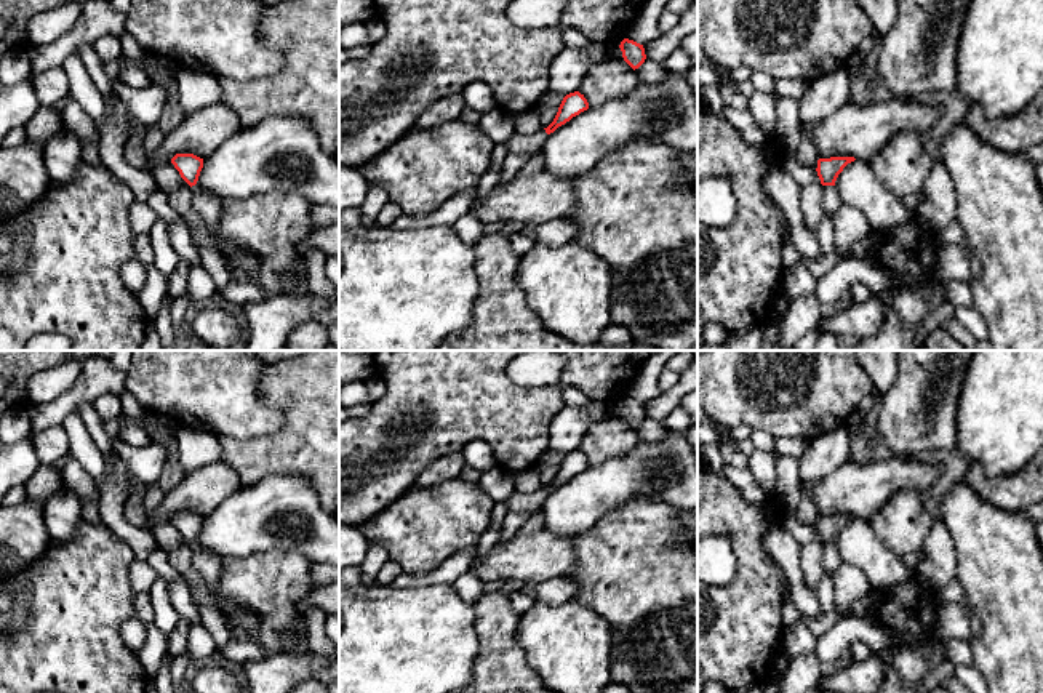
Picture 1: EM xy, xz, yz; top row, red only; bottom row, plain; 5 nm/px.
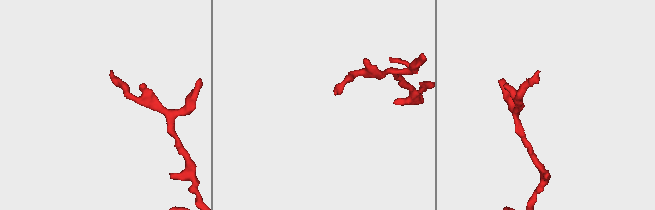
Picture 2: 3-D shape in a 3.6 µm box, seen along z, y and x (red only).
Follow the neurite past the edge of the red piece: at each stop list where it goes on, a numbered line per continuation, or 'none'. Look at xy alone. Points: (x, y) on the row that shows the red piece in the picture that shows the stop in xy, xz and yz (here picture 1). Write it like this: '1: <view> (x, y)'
none

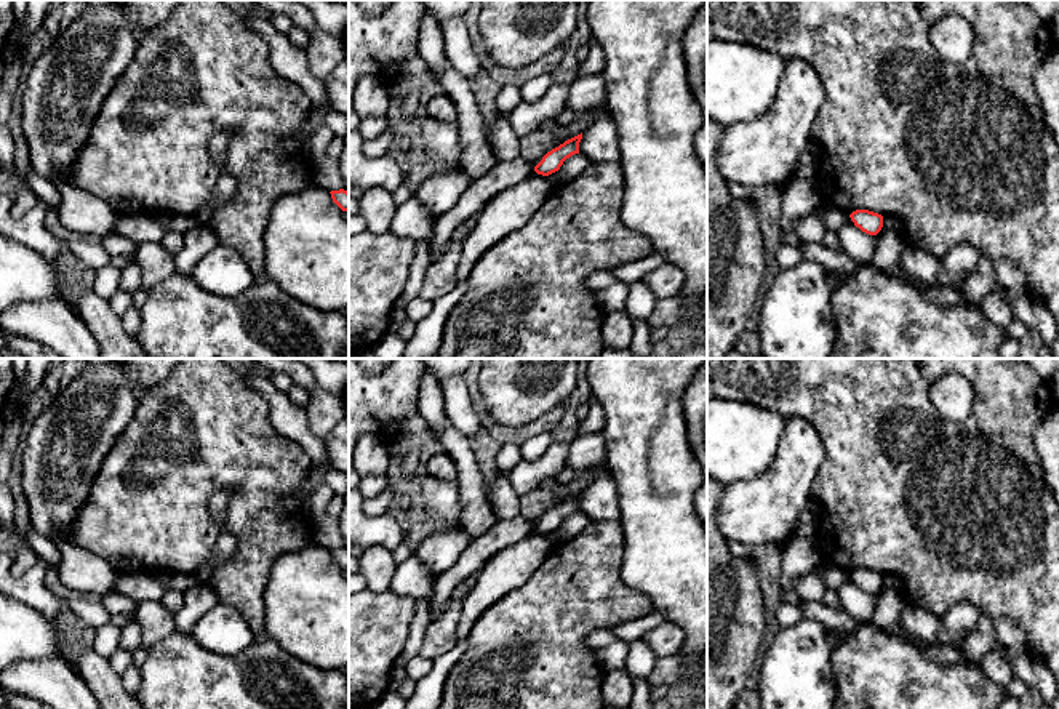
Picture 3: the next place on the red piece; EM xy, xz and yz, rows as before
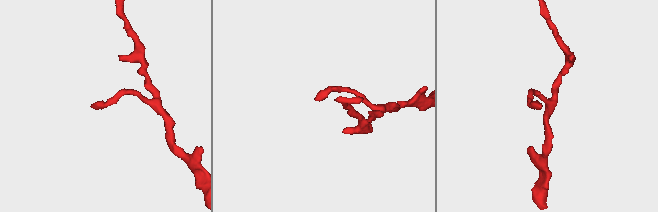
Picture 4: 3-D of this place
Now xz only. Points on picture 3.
none

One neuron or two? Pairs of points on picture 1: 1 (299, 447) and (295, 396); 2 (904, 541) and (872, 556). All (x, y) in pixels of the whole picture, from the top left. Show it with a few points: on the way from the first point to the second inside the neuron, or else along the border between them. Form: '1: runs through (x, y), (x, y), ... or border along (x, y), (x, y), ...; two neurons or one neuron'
1: runs through (299, 434), (299, 408); one neuron
2: border along (869, 520), (874, 533), (899, 557); two neurons

